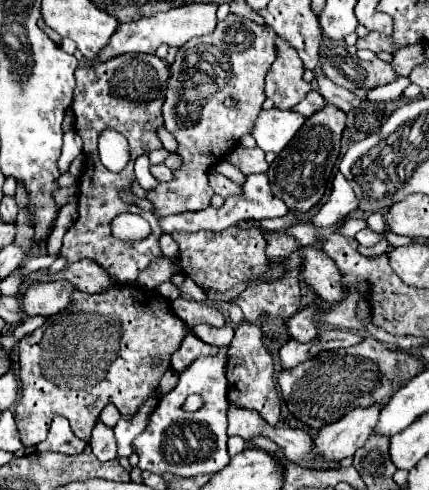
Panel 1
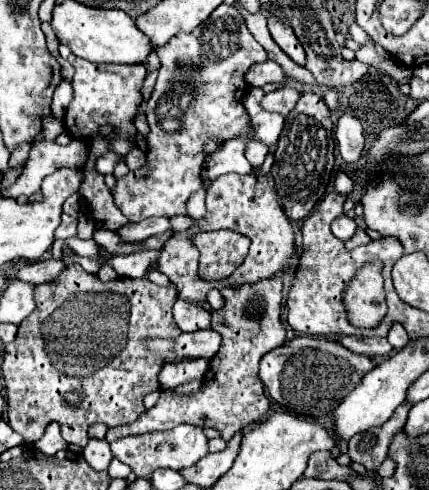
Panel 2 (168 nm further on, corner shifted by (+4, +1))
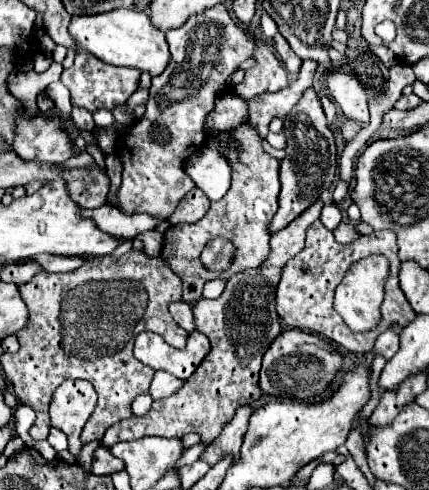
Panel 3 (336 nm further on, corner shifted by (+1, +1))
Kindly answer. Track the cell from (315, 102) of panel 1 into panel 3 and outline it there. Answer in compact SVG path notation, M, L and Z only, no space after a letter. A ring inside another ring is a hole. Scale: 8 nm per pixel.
M223 94L215 102L211 114L207 114L207 134L227 132L247 120L247 102L239 96Z

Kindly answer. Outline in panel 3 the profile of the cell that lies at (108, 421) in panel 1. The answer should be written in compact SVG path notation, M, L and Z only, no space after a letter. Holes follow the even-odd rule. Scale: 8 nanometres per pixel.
M89 442L89 444L83 444L83 448L81 448L81 454L79 454L79 464L85 468L85 470L89 470L91 472L91 458L93 458L93 452L97 450L97 446L99 446L99 442Z

